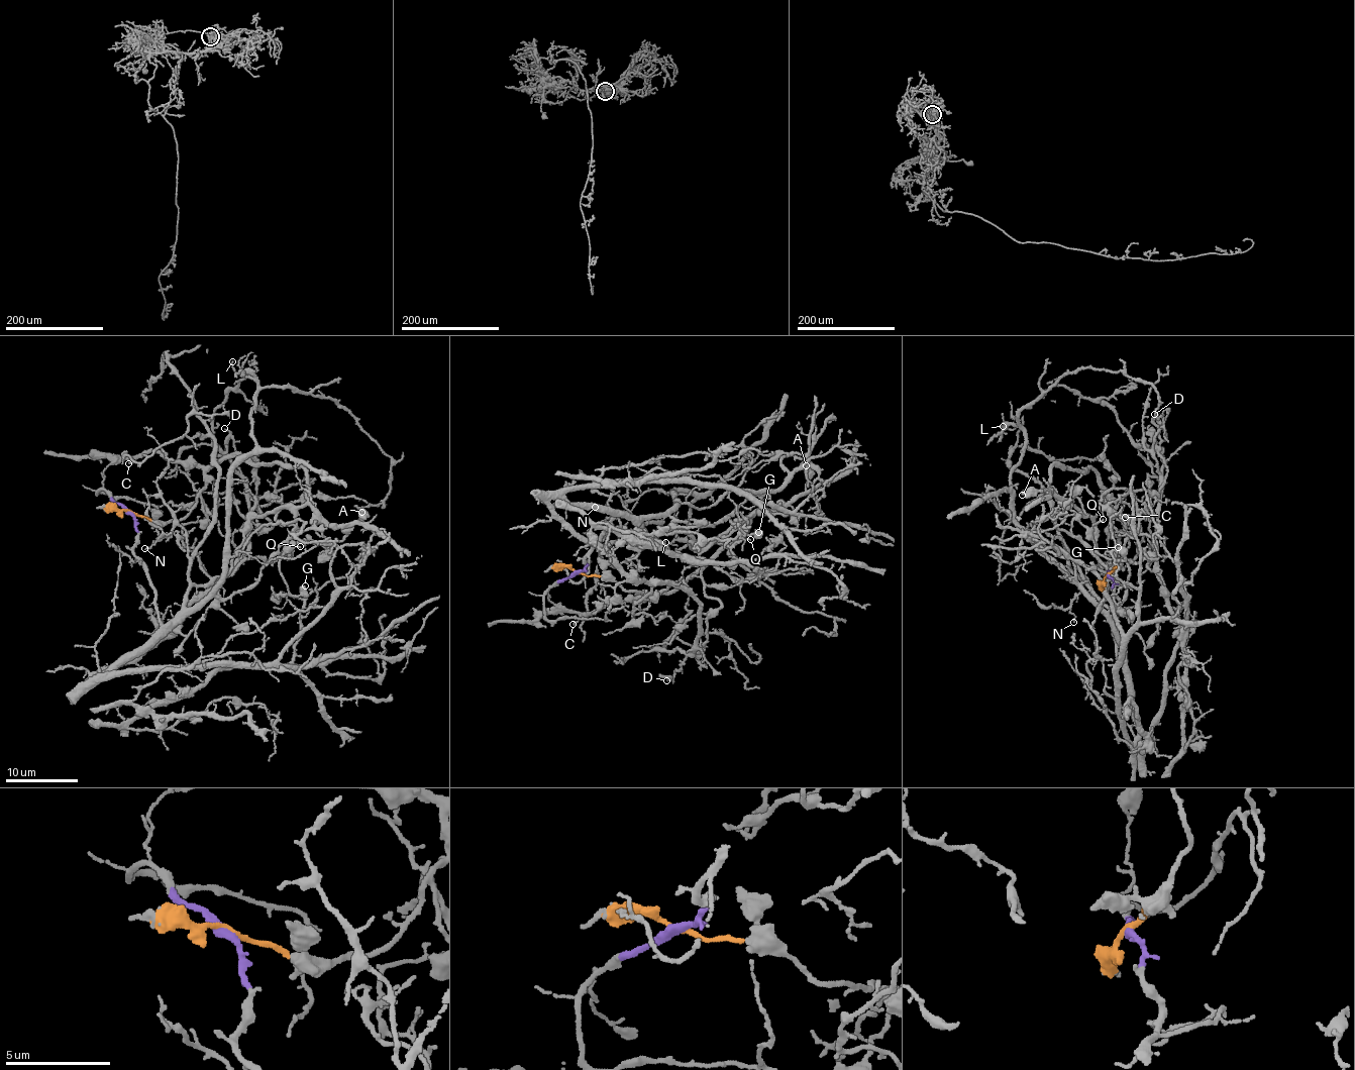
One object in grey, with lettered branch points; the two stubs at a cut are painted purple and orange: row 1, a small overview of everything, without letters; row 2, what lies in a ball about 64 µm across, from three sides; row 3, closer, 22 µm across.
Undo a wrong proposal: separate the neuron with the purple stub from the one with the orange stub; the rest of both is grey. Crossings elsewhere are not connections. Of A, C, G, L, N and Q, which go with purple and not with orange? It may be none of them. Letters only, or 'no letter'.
L, N

